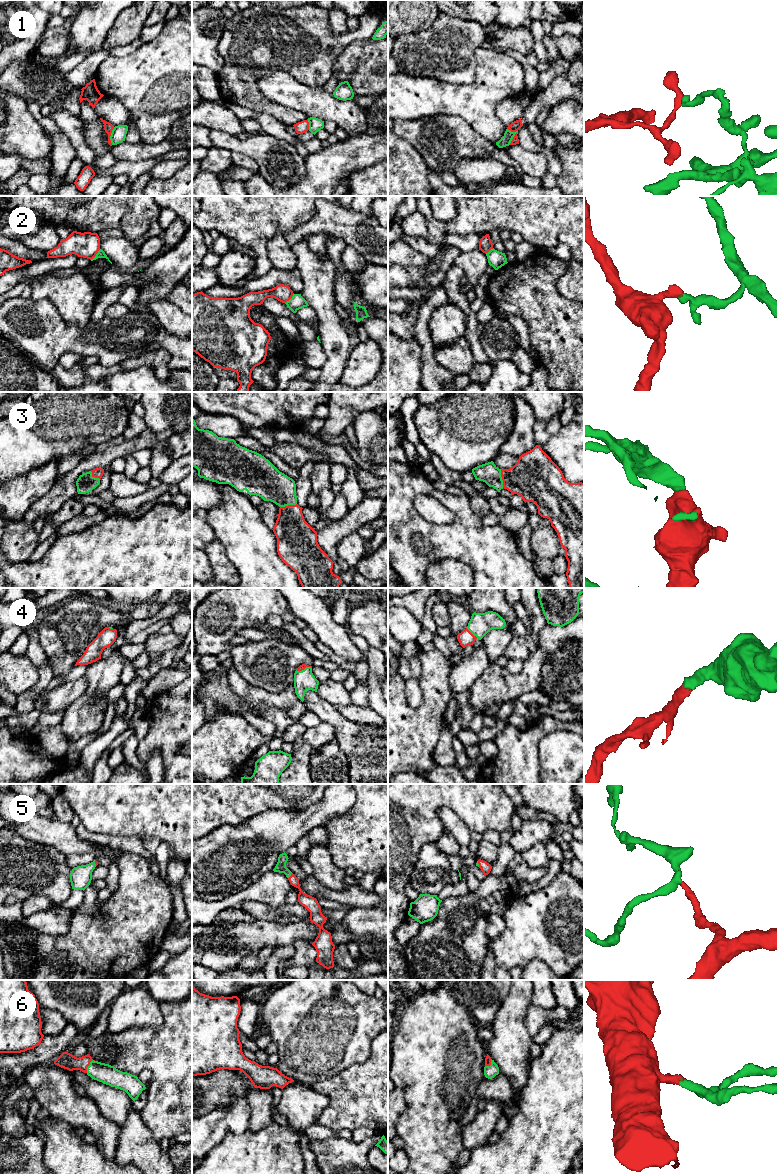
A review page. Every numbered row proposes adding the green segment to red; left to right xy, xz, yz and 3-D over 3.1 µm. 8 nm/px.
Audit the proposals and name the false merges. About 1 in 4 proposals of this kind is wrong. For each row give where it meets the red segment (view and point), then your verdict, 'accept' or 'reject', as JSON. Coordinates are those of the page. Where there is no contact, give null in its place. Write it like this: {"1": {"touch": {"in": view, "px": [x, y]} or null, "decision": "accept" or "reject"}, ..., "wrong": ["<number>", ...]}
{"1": {"touch": {"in": "yz", "px": [515, 135]}, "decision": "reject"}, "2": {"touch": {"in": "xy", "px": [95, 255]}, "decision": "reject"}, "3": {"touch": {"in": "yz", "px": [502, 478]}, "decision": "accept"}, "4": {"touch": {"in": "yz", "px": [471, 633]}, "decision": "accept"}, "5": {"touch": {"in": "xz", "px": [290, 876]}, "decision": "accept"}, "6": {"touch": {"in": "xy", "px": [89, 1064]}, "decision": "accept"}, "wrong": ["1", "2"]}

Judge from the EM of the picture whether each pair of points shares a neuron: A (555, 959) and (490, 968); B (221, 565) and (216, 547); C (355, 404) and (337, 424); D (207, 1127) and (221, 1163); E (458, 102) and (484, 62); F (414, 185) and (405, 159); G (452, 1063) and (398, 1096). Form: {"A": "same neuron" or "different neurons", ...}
{"A": "different neurons", "B": "same neuron", "C": "same neuron", "D": "different neurons", "E": "same neuron", "F": "same neuron", "G": "different neurons"}

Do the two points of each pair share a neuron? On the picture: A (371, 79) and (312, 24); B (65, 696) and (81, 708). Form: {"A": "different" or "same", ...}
{"A": "different", "B": "different"}

